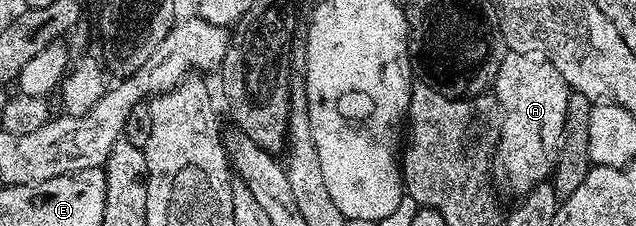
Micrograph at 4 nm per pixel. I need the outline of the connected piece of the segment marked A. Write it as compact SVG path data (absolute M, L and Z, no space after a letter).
M506 52L504 56L500 58L497 76L491 86L501 104L501 137L499 133L495 153L499 161L501 157L510 187L518 195L524 195L536 186L533 185L536 181L548 182L552 178L561 150L571 90L550 61L540 61L525 53Z

